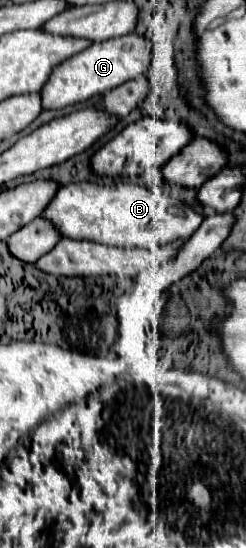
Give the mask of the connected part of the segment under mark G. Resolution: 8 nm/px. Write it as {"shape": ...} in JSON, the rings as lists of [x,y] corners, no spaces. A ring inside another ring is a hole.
{"shape":[[[129,33],[113,37],[101,43],[93,43],[89,49],[69,57],[63,65],[55,67],[49,81],[41,89],[43,109],[63,109],[75,103],[83,103],[95,95],[103,95],[117,85],[123,85],[149,71],[153,61],[153,41],[145,35]]]}

